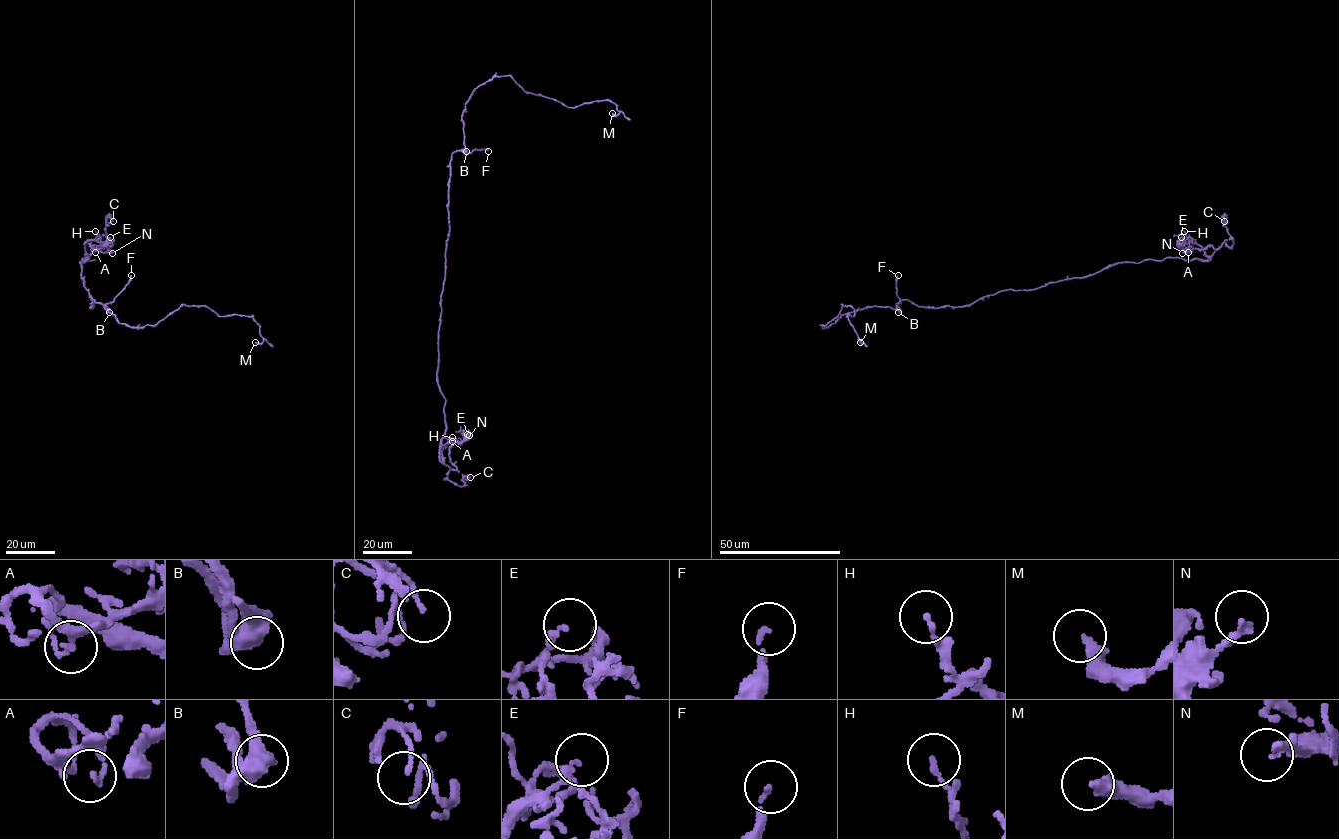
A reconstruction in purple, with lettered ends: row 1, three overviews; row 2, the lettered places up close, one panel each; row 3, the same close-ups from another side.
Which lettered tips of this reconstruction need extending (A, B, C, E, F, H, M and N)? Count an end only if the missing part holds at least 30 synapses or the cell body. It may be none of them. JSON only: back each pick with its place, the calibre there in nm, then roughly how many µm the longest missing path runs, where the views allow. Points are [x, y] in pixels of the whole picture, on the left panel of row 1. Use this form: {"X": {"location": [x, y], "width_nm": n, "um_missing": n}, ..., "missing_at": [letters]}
{"F": {"location": [131, 275], "width_nm": 100, "um_missing": 110}, "missing_at": ["F"]}

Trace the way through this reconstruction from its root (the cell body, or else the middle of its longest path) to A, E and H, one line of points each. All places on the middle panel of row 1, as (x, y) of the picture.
A: (448, 219), (437, 371), (445, 400), (441, 462), (442, 449), (459, 442), (452, 441)
E: (448, 219), (437, 383), (445, 400), (439, 460), (451, 469), (456, 467), (449, 450), (467, 434)
H: (448, 219), (437, 383), (445, 400), (441, 462), (442, 449), (452, 437)

